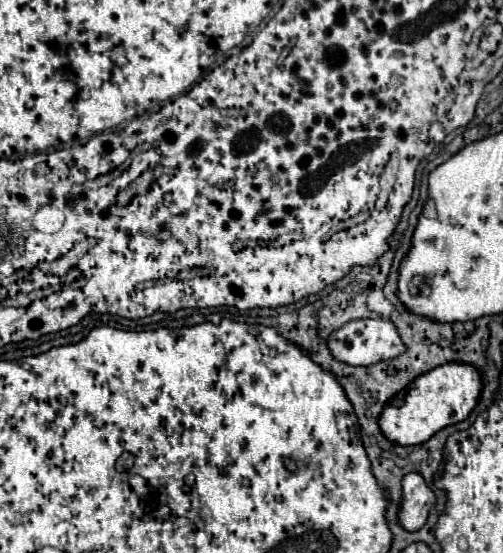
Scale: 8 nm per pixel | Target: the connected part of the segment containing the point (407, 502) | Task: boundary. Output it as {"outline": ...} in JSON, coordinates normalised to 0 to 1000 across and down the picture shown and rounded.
{"outline":[[[811,857],[799,868],[799,904],[791,919],[791,948],[807,962],[827,962],[843,951],[851,922],[867,908],[859,886],[835,857]]]}

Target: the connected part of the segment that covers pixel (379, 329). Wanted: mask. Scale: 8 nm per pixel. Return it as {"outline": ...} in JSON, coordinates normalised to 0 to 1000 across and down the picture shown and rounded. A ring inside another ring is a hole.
{"outline":[[[728,575],[728,579],[704,579],[672,593],[652,608],[652,629],[664,644],[664,651],[676,651],[696,662],[740,662],[755,651],[787,647],[803,637],[803,622],[775,579],[763,575]]]}

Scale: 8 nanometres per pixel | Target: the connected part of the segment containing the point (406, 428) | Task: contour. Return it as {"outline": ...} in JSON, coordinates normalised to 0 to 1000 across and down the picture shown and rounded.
{"outline":[[[879,658],[843,680],[831,680],[811,702],[795,705],[771,731],[763,731],[763,745],[755,749],[755,778],[779,803],[791,807],[823,807],[855,796],[871,778],[911,767],[930,756],[938,738],[946,734],[954,712],[954,676],[942,662],[930,658]]]}

